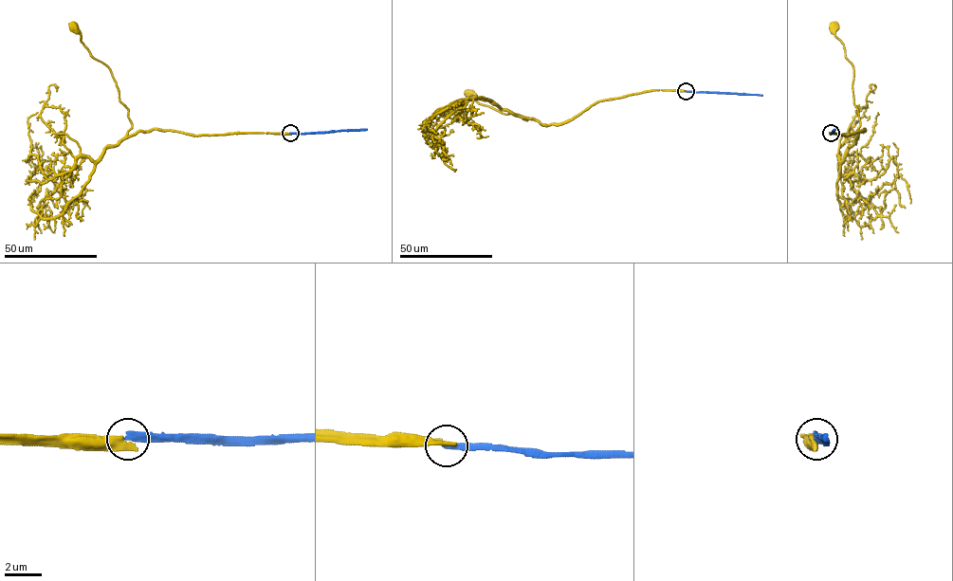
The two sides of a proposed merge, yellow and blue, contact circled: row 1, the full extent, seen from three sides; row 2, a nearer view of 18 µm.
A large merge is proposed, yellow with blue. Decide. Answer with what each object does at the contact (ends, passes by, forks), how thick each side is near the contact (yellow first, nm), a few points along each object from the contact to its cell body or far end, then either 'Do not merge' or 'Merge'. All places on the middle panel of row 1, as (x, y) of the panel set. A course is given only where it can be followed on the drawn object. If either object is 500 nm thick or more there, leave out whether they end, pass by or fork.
At the ring yellow ends. At the ring blue ends. Thickness 460 nm (yellow) against 360 nm. Course of yellow: (686, 91), (653, 89), (601, 99), (561, 122), (540, 124), (480, 104), (475, 95), (469, 95). Course of blue: (686, 91), (762, 95). Do not merge

